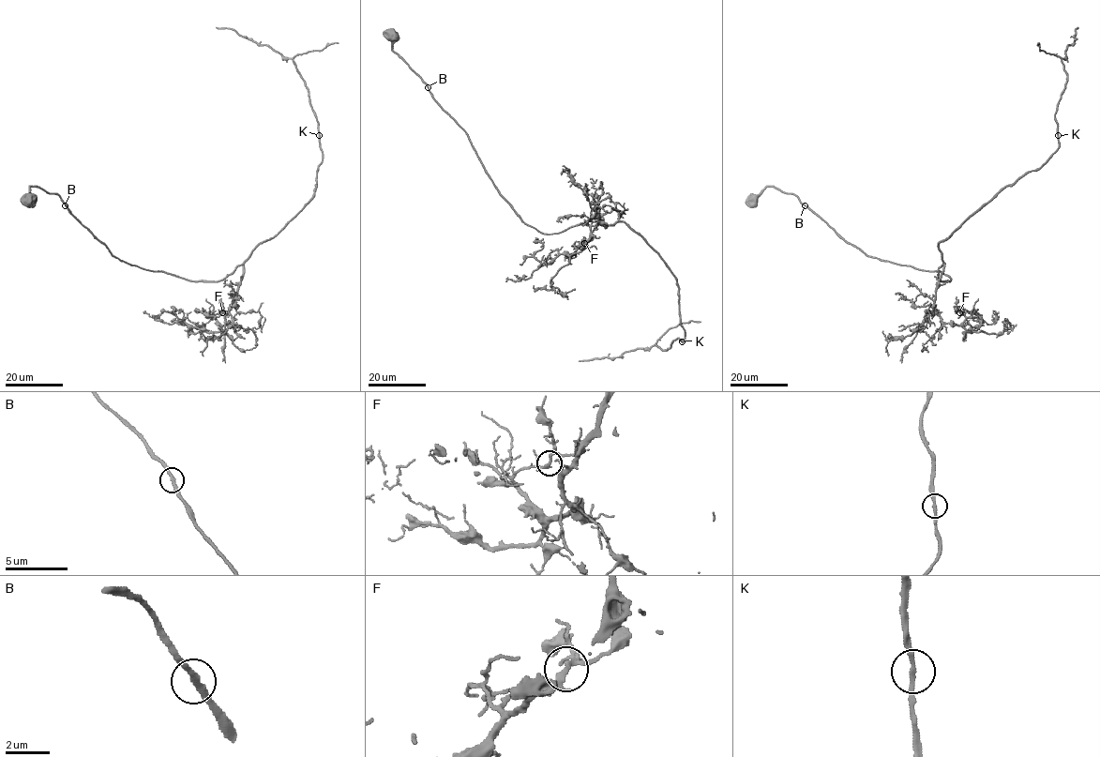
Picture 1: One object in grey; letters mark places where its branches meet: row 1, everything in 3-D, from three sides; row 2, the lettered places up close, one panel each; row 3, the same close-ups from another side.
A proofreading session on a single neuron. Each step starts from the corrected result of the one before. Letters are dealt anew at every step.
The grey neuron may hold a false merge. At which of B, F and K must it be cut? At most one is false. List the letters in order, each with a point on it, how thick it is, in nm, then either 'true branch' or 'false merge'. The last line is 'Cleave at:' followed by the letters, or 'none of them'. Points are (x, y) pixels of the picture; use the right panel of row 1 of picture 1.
B: place (805, 205); calibre 220 nm; true branch
F: place (959, 312); calibre 240 nm; true branch
K: place (1058, 135); calibre 200 nm; true branch
Cleave at: none of them

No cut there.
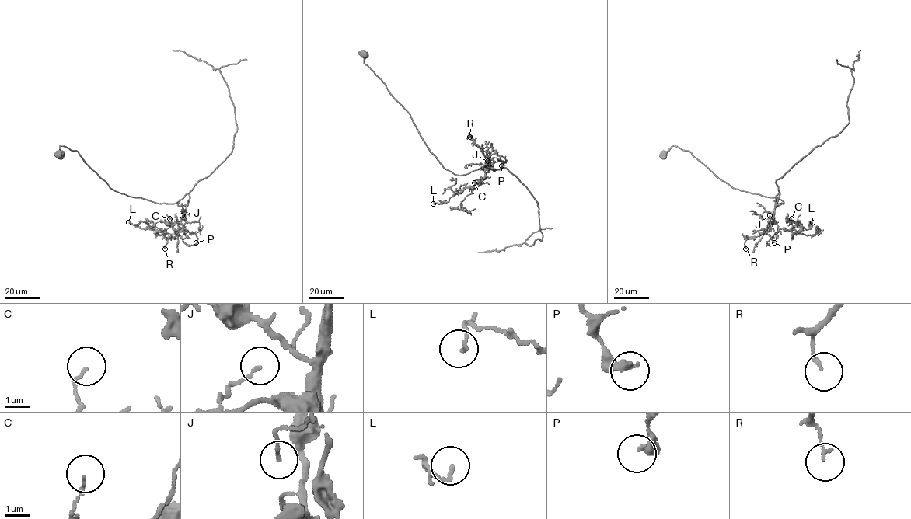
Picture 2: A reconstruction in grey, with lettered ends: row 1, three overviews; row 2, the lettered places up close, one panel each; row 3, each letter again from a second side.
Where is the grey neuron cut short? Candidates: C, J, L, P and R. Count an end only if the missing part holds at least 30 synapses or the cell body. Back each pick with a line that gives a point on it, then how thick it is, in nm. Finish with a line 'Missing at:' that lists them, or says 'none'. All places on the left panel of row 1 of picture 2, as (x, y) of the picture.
Missing at: none

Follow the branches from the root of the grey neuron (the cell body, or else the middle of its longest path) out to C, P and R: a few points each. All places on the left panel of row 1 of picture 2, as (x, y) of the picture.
C: (59, 155), (61, 146), (76, 151), (112, 189), (130, 196), (173, 203), (189, 193), (179, 230), (169, 218)
P: (59, 155), (61, 146), (76, 151), (112, 189), (130, 196), (173, 203), (189, 193), (180, 222), (196, 242)
R: (59, 155), (61, 146), (76, 151), (112, 189), (130, 196), (173, 203), (189, 193), (183, 229), (165, 249)

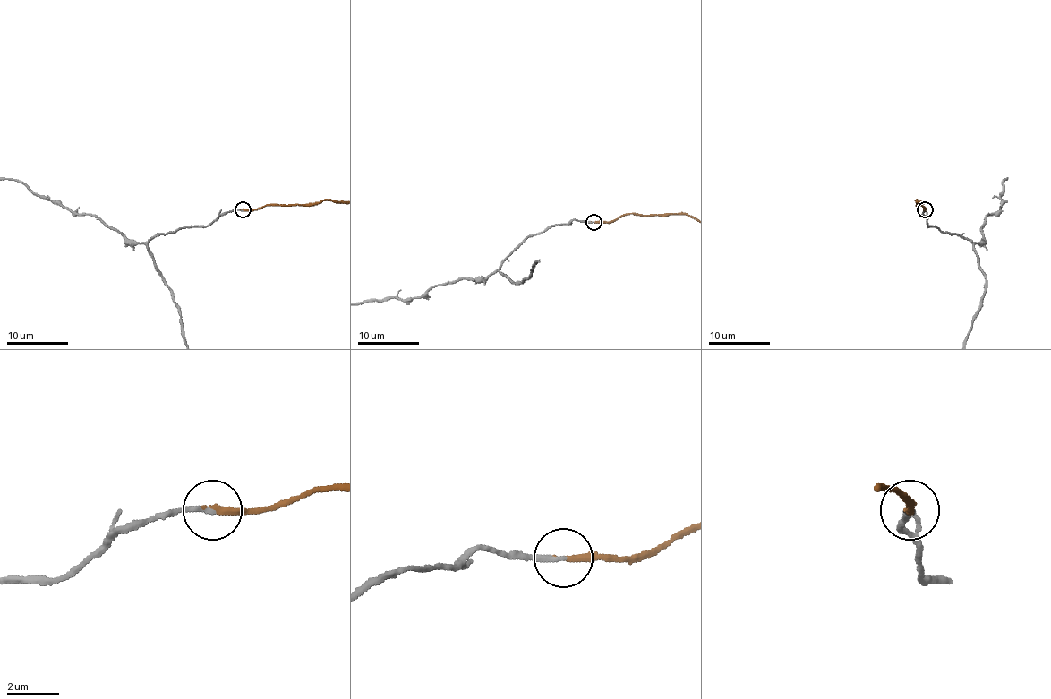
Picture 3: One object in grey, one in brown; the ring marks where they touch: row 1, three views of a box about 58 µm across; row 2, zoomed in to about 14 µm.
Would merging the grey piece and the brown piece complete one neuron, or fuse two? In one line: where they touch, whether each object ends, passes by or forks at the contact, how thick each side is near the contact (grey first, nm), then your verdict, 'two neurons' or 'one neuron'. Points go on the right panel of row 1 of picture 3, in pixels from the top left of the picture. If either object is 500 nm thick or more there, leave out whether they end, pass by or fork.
(925, 209) | grey ends | brown ends | 200/260 nm | one neuron

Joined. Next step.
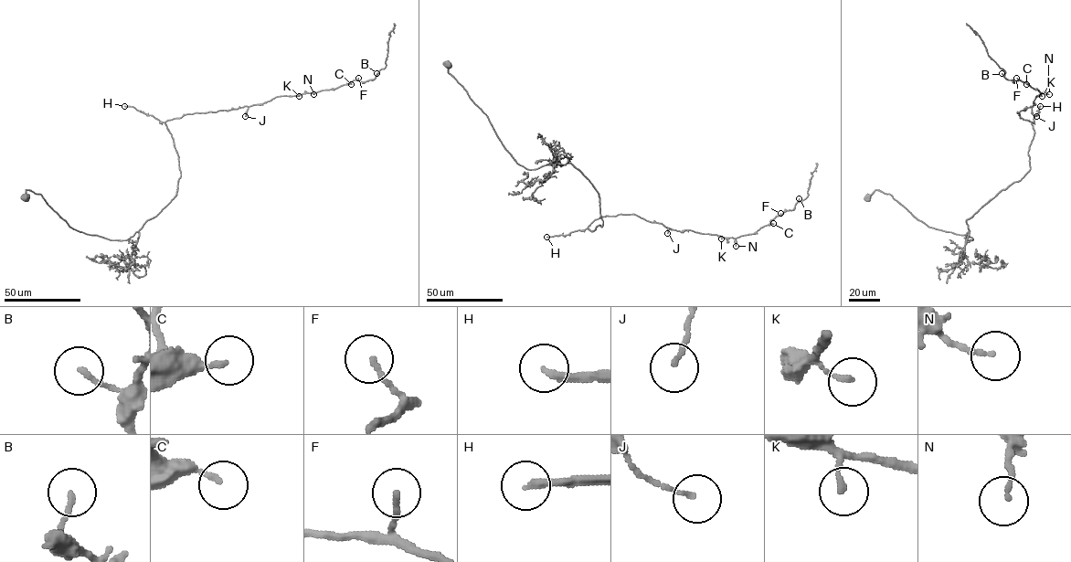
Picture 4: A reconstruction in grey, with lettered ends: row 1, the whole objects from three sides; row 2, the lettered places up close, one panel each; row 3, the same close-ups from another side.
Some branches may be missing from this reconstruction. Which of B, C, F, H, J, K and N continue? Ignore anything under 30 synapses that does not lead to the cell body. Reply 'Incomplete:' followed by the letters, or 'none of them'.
Incomplete: H

